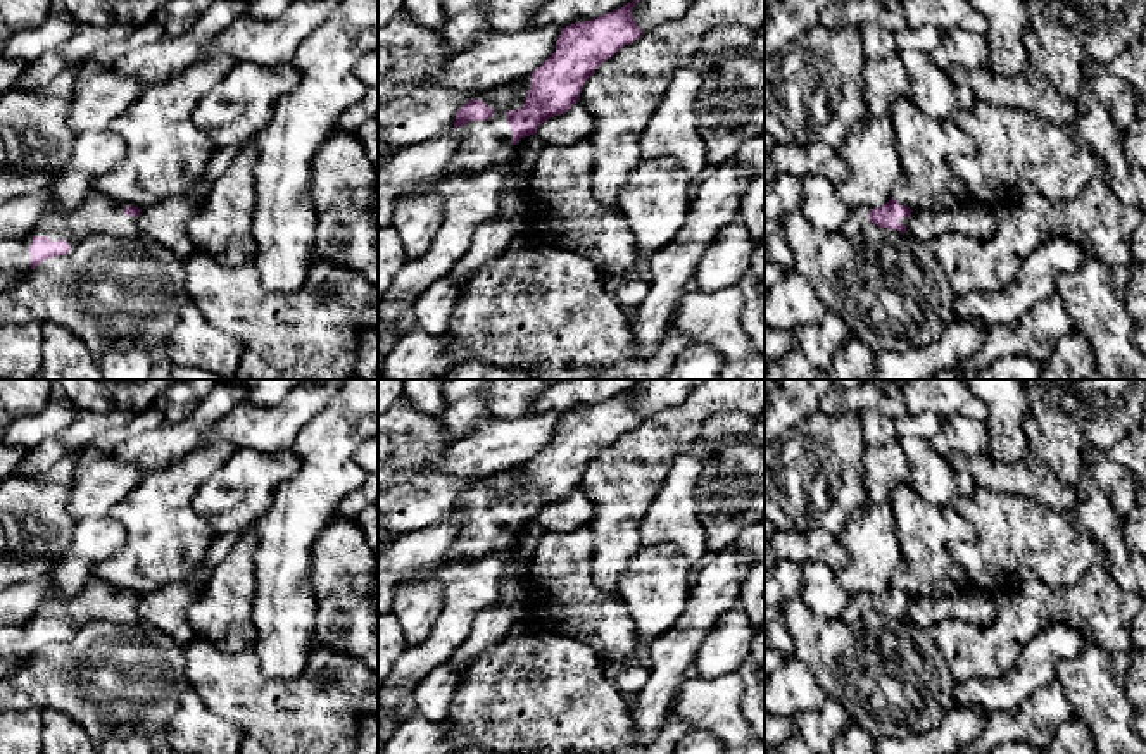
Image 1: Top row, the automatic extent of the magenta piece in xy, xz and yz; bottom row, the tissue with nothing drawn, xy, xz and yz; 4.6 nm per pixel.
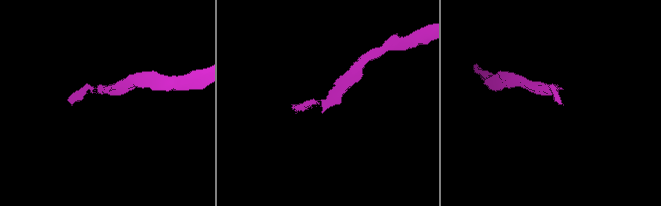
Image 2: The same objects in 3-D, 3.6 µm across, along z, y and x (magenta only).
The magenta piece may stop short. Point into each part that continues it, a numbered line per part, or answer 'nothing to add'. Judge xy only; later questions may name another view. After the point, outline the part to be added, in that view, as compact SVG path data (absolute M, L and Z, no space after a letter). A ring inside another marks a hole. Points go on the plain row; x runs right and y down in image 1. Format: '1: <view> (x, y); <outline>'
1: xy (97, 601); M93 578L67 599L50 599L21 626L0 628L0 657L31 659L31 630L35 623L48 623L52 628L66 626L71 638L88 625L109 621L133 625L138 621L138 604L126 602L129 590ZM69 638L69 640L71 640Z

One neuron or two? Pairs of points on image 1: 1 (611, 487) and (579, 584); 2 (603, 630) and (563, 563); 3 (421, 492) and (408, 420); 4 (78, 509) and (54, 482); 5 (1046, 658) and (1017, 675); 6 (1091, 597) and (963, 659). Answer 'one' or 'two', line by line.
1: two
2: one
3: one
4: two
5: one
6: one

